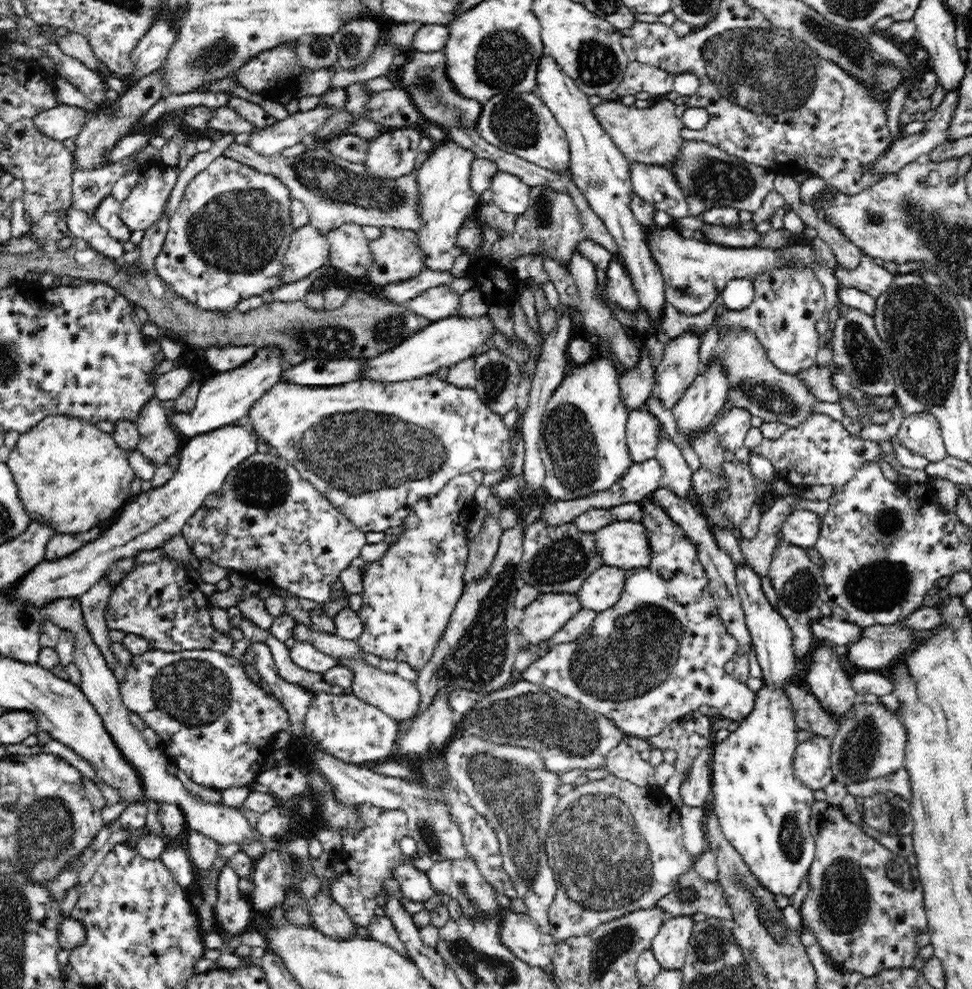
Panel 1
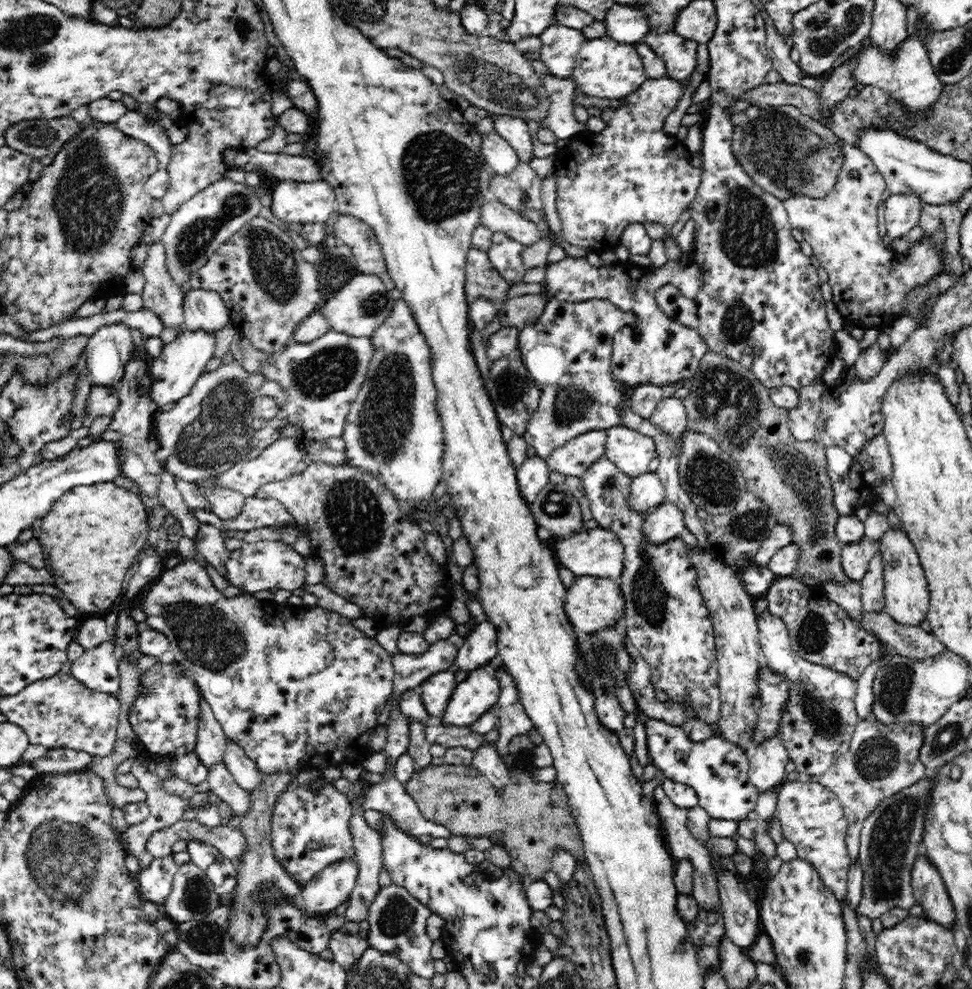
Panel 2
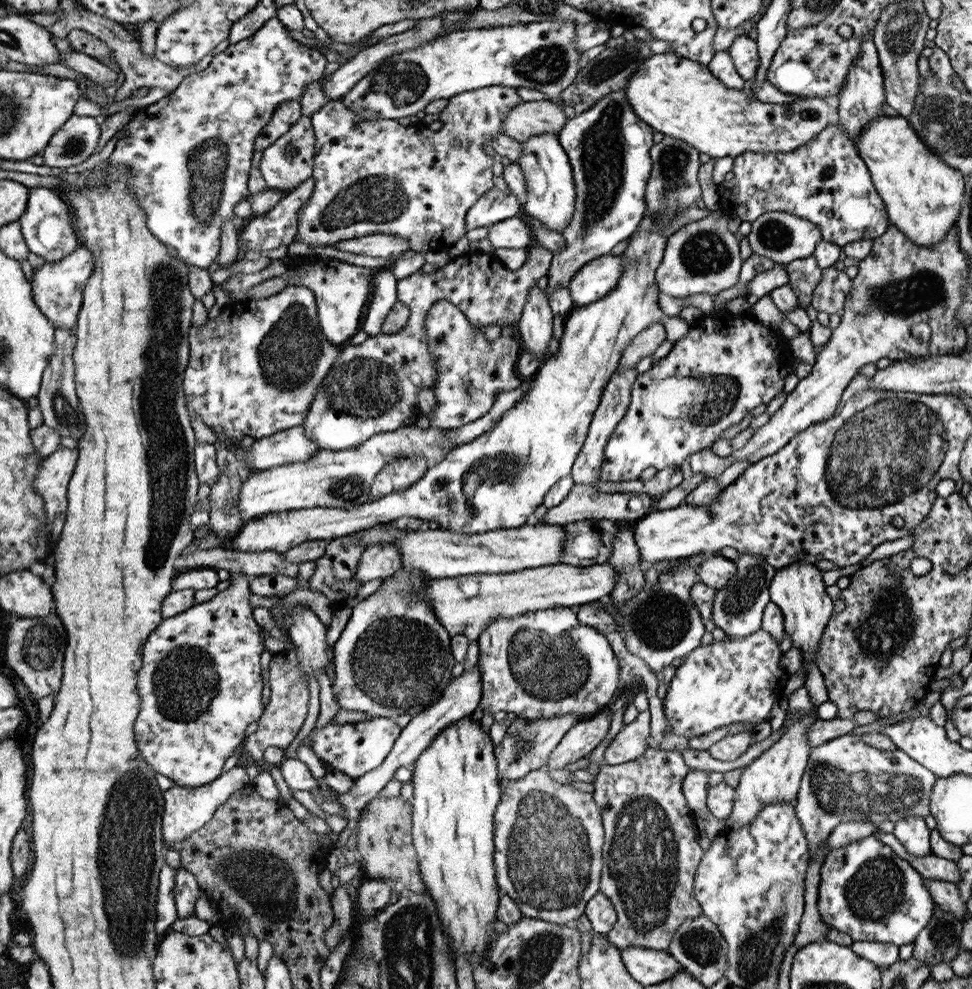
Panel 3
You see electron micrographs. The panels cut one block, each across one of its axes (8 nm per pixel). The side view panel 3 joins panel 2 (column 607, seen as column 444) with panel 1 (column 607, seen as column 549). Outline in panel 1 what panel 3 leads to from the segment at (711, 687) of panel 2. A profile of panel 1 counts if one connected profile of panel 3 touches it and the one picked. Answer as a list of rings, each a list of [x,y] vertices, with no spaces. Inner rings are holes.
[[[599,352],[586,364],[574,363],[562,384],[550,396],[541,424],[540,456],[544,463],[543,488],[552,499],[570,501],[610,490],[628,472],[633,460],[626,438],[629,410],[620,398],[614,361]]]

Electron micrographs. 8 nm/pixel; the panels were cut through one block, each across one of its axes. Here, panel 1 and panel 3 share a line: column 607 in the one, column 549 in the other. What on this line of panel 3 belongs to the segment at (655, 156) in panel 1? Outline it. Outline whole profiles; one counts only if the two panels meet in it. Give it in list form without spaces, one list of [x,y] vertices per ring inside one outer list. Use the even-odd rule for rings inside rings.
[[[548,99],[522,101],[508,111],[502,123],[502,133],[522,144],[532,136],[544,133],[556,133],[558,136],[566,121],[568,118],[558,103]]]

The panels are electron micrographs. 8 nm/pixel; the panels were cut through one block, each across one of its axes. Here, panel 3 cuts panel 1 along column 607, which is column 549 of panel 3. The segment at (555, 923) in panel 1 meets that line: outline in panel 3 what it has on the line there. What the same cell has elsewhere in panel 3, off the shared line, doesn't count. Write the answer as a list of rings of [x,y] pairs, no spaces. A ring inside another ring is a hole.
[[[545,768],[518,780],[501,779],[502,796],[494,813],[494,866],[499,890],[508,894],[524,917],[573,925],[584,914],[586,904],[599,890],[602,870],[604,827],[593,793],[582,792],[553,780]]]

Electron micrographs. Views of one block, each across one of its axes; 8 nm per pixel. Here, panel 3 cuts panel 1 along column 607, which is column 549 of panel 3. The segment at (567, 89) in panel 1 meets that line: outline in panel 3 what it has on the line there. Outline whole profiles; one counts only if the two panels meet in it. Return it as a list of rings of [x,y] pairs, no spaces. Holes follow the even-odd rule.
[[[544,133],[532,136],[521,144],[522,153],[518,164],[526,180],[526,203],[524,210],[530,217],[542,221],[548,229],[562,232],[570,223],[575,209],[575,182],[568,154],[559,140],[559,134]]]

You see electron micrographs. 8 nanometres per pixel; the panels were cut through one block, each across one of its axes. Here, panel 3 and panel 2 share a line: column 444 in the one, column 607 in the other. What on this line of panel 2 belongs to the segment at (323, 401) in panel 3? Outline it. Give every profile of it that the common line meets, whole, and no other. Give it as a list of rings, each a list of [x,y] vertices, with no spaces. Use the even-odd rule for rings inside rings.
[[[566,256],[559,262],[548,264],[544,276],[543,285],[545,294],[548,296],[566,302],[584,302],[592,299],[607,300],[614,306],[617,306],[622,312],[632,314],[633,322],[622,326],[613,336],[613,353],[611,356],[614,379],[625,390],[631,391],[640,385],[662,387],[670,382],[677,383],[681,380],[685,381],[687,378],[692,378],[697,371],[700,360],[709,351],[700,333],[688,326],[684,326],[682,323],[673,322],[660,310],[655,297],[656,291],[660,287],[672,284],[680,291],[682,296],[690,298],[690,300],[696,298],[702,287],[702,269],[691,260],[686,267],[682,267],[679,260],[670,258],[668,258],[666,264],[658,267],[648,266],[643,268],[620,260],[611,265],[605,264],[594,267],[588,263],[586,257]]]

